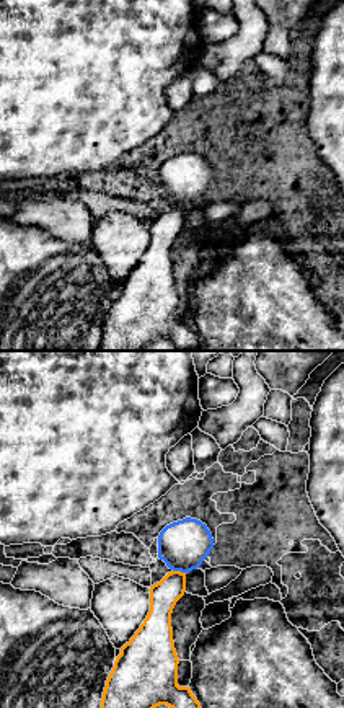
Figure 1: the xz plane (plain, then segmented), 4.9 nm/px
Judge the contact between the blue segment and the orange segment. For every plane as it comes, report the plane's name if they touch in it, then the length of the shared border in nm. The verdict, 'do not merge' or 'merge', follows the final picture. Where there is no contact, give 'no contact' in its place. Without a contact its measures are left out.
meets blue in xz; contact 70 nm long

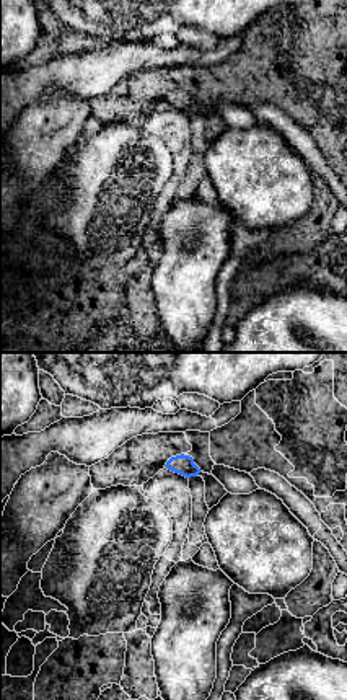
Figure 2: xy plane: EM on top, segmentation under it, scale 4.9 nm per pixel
no contact

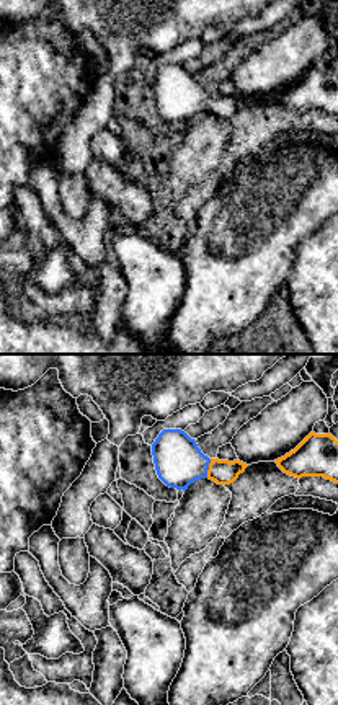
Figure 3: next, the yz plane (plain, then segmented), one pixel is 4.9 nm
meets blue in yz; contact 100 nm long

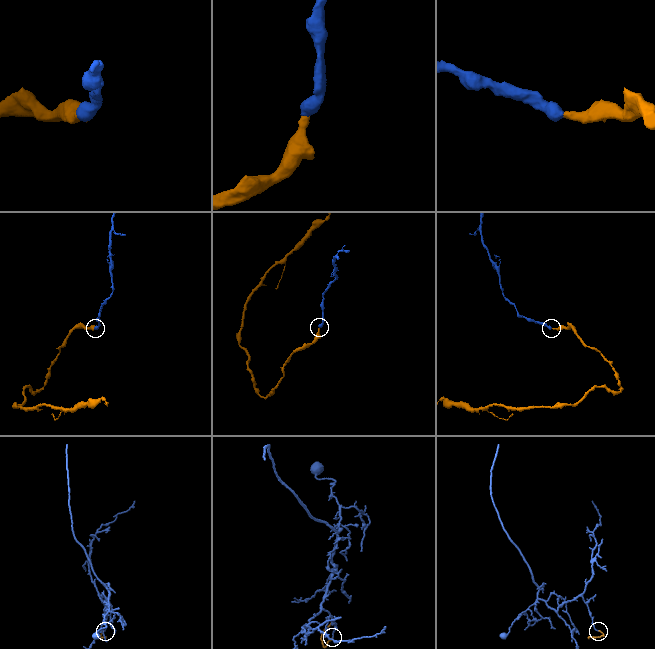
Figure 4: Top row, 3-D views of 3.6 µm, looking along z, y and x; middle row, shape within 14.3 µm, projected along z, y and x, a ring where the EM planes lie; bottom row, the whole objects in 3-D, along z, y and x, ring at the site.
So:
merge

